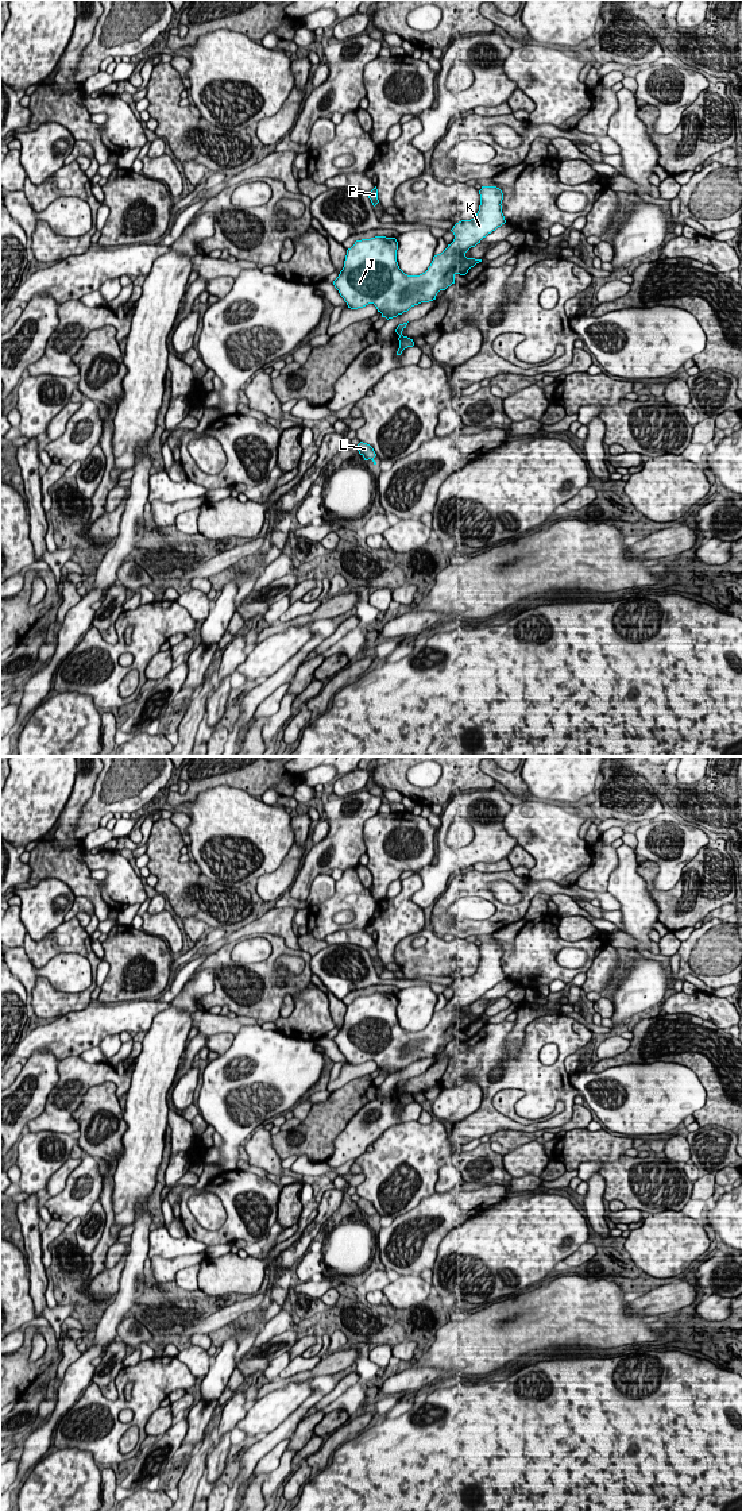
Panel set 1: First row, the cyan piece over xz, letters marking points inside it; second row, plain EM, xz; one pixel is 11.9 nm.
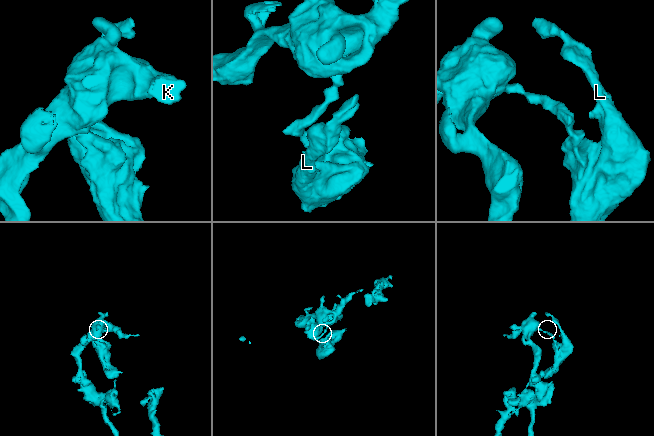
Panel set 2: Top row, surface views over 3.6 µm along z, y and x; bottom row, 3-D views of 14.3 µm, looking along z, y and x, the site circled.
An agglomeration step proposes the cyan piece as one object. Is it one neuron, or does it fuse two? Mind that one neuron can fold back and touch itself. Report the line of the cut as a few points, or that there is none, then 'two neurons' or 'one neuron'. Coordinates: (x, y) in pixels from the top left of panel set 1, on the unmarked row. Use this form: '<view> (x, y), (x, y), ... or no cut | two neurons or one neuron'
xz (400, 1102), (404, 1105) | two neurons

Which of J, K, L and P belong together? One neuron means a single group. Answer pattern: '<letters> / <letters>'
J K P / L

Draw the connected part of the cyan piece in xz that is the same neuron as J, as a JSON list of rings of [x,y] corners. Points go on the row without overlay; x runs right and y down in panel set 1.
[[[482,943],[479,951],[476,972],[453,982],[453,998],[441,1010],[434,1011],[428,1026],[420,1032],[407,1032],[399,1025],[395,994],[356,997],[347,1006],[344,1024],[333,1037],[348,1064],[374,1060],[382,1073],[397,1073],[414,1061],[436,1056],[440,1046],[455,1040],[456,1030],[465,1032],[482,1018],[467,1014],[465,1009],[506,976],[501,961],[503,949],[499,944]]]

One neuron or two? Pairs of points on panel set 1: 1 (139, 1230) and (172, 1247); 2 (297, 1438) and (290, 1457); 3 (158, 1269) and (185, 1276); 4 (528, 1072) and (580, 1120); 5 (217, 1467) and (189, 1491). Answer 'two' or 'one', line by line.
1: two
2: two
3: two
4: two
5: two

